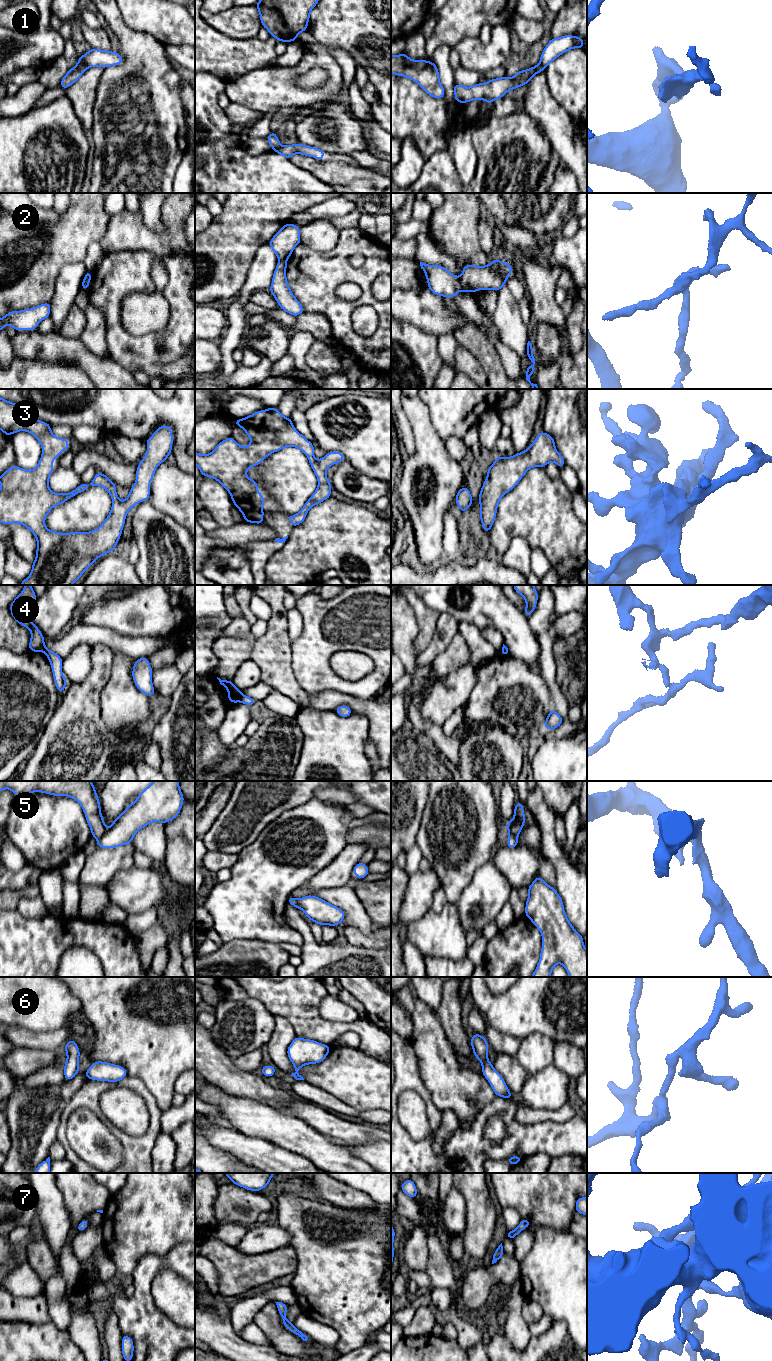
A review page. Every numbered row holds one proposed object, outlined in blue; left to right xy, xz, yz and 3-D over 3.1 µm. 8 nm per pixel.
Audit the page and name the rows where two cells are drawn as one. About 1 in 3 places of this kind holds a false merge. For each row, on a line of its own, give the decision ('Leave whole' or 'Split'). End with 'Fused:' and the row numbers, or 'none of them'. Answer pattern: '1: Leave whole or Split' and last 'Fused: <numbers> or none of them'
1: Split
2: Split
3: Leave whole
4: Split
5: Split
6: Leave whole
7: Leave whole
Fused: 1, 2, 4, 5

